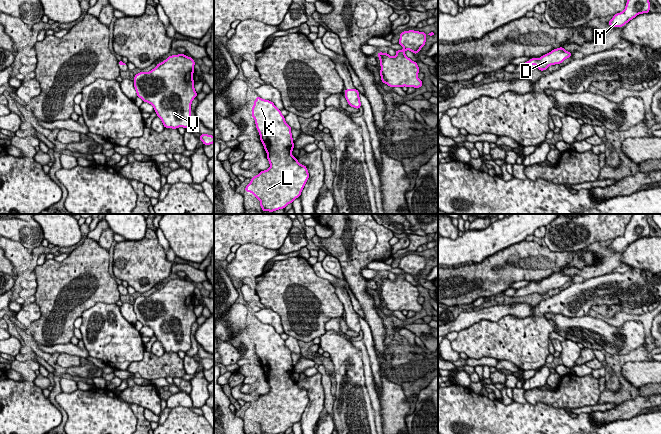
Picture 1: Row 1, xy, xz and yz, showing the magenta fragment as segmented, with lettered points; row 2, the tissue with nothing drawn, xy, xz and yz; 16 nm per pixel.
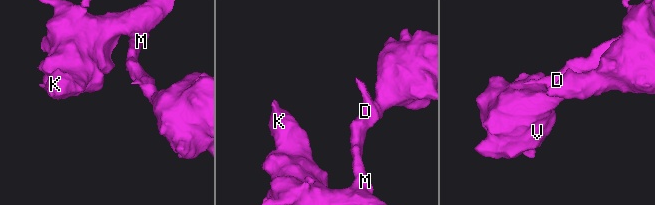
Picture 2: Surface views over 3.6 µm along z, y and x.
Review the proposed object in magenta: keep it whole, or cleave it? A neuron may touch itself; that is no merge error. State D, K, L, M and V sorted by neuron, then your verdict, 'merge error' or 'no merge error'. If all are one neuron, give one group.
groups D K L M V; no merge error

